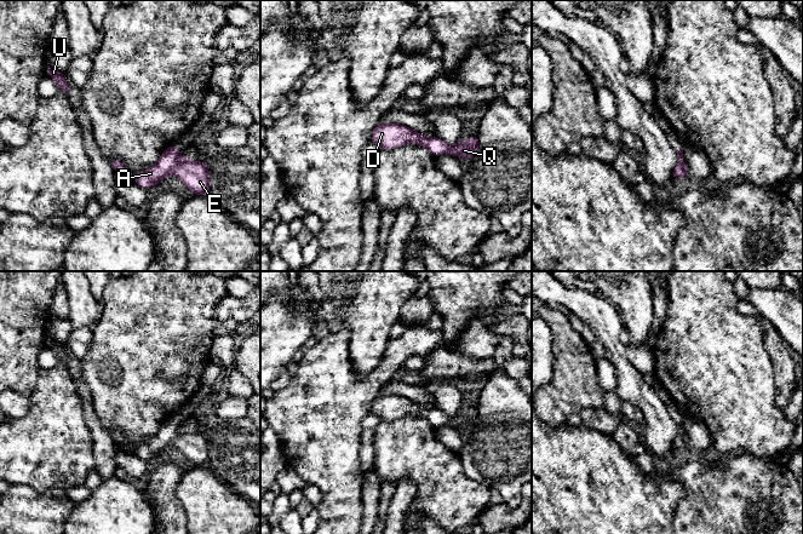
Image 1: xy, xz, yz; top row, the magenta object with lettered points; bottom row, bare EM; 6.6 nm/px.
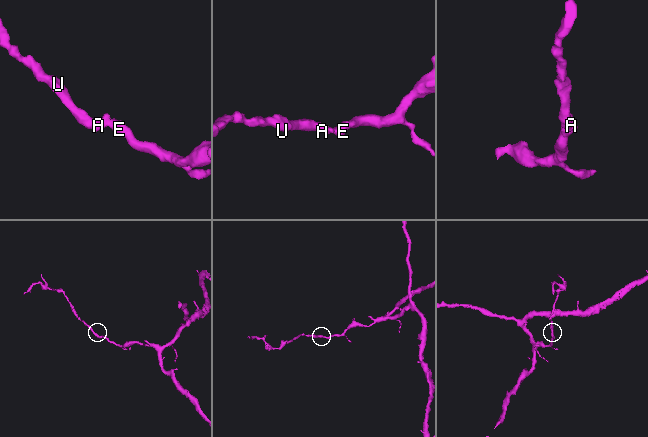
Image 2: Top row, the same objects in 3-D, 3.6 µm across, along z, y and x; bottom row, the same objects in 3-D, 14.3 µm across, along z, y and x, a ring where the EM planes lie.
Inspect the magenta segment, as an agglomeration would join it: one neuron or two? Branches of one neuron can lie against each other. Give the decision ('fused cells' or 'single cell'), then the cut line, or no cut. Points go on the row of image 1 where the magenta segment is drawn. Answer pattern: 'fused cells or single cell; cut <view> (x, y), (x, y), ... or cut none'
single cell; cut none

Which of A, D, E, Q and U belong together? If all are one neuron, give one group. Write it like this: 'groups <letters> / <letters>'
groups A D E Q U

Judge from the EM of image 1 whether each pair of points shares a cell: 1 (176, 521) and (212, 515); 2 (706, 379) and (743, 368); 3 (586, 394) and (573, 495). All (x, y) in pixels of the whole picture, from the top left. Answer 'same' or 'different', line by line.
1: different
2: same
3: different

